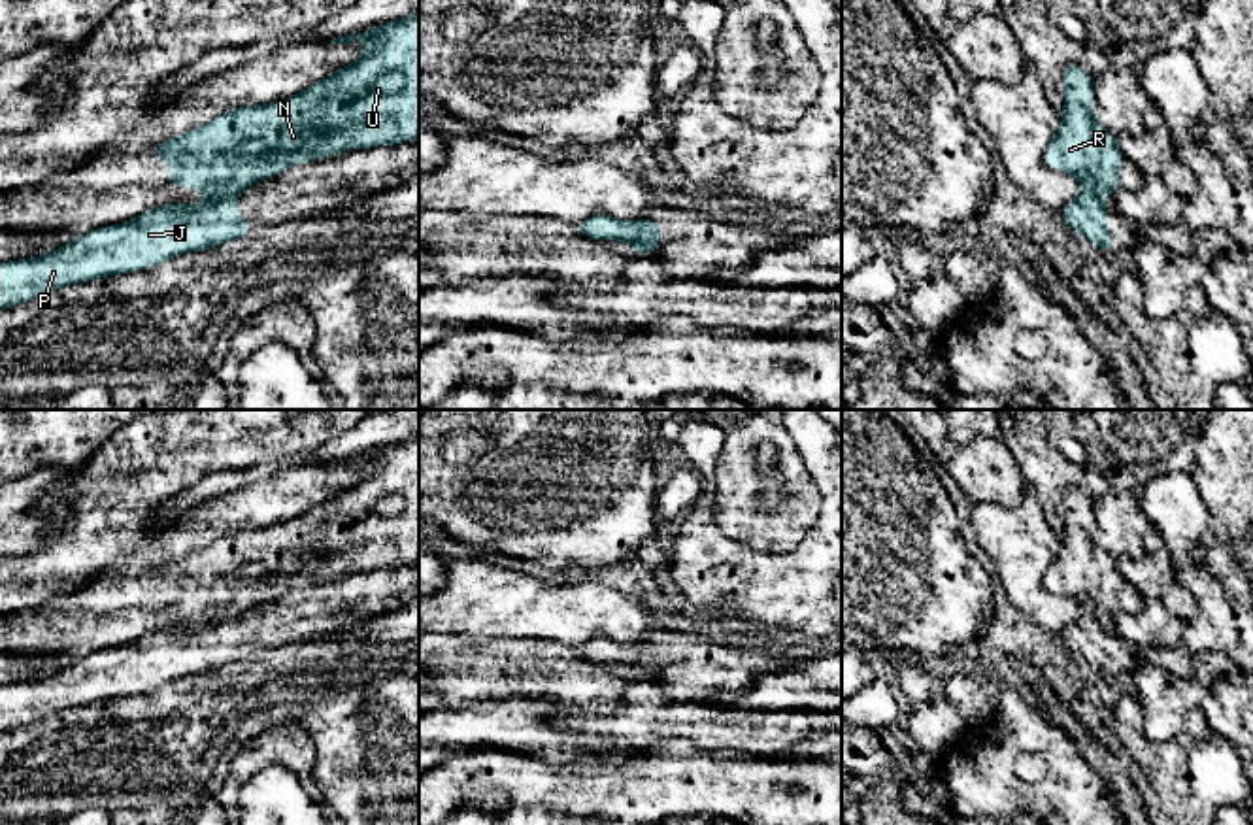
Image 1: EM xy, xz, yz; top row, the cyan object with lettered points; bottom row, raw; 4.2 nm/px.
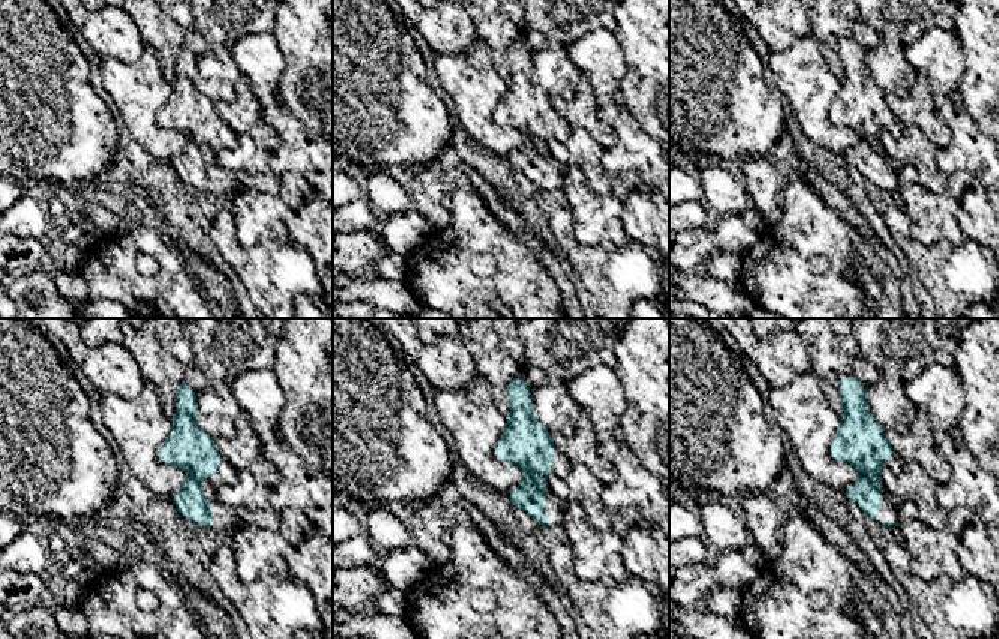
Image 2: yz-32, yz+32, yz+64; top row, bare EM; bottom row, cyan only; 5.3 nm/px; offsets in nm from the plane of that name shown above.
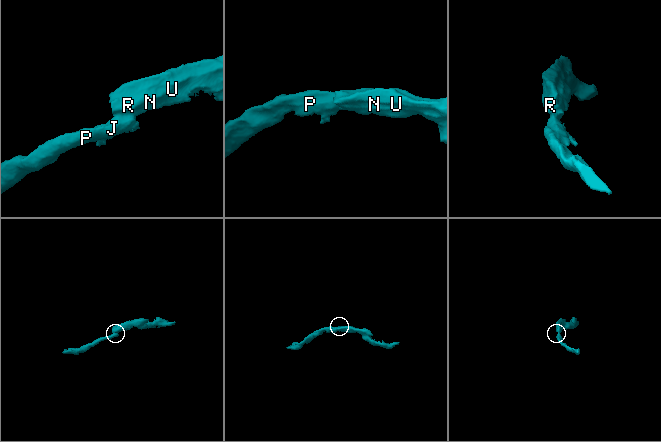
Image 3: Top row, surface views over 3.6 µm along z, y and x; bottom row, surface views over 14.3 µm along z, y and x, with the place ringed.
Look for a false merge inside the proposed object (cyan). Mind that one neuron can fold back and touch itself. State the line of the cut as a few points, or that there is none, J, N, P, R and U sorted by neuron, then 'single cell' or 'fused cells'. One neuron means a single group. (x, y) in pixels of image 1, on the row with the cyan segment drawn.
xy (233, 195), (208, 201) | J P / N R U | fused cells

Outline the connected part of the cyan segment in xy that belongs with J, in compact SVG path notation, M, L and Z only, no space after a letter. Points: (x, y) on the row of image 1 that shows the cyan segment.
M236 196L206 200L198 206L179 202L157 206L132 221L92 228L75 236L51 253L0 262L0 311L94 278L147 270L189 251L209 251L215 245L225 245L228 238L242 245L251 227L253 219L249 215L240 217Z

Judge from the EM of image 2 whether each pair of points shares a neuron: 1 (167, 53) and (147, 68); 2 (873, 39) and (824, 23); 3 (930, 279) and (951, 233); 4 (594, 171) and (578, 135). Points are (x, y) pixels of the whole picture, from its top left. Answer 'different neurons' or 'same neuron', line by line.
1: different neurons
2: same neuron
3: different neurons
4: same neuron

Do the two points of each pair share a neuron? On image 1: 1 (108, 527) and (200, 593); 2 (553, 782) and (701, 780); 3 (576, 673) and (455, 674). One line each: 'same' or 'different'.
1: different
2: same
3: same

